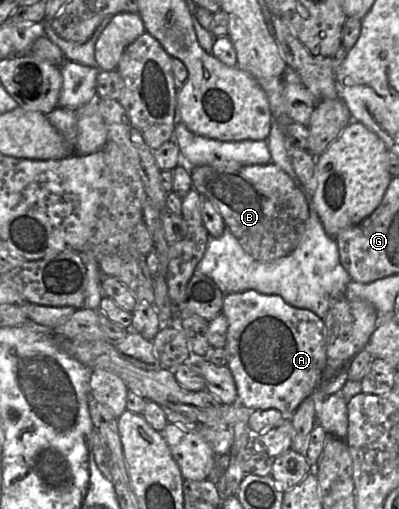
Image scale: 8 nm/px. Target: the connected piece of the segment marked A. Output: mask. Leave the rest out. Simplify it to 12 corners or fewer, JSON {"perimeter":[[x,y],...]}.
{"perimeter":[[226,294],[237,401],[291,420],[323,383],[324,321]]}

